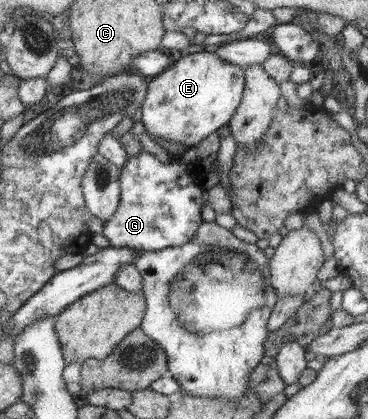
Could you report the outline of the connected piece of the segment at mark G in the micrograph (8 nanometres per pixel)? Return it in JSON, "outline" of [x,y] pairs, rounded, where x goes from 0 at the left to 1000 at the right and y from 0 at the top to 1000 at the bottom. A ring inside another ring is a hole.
{"outline":[[[391,356],[351,370],[329,406],[321,496],[277,544],[299,589],[408,601],[505,582],[552,532],[546,499],[557,453],[543,442],[541,418],[533,391],[500,389],[492,379],[438,387]]]}

